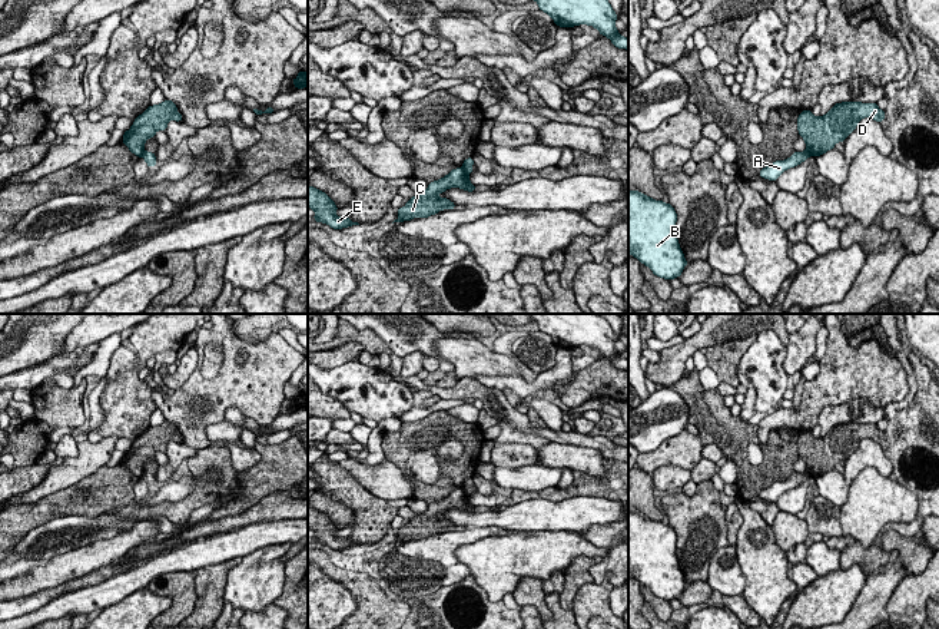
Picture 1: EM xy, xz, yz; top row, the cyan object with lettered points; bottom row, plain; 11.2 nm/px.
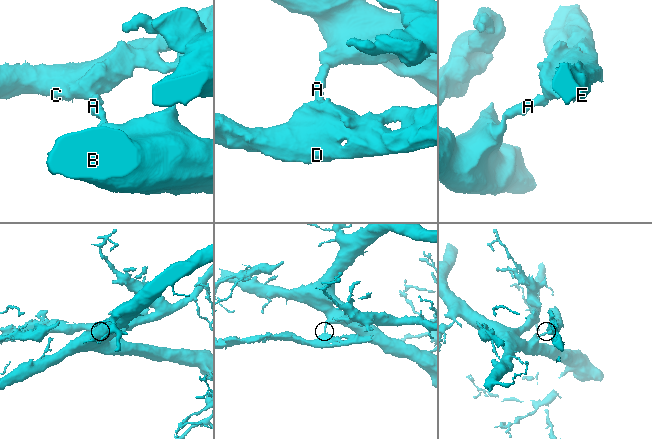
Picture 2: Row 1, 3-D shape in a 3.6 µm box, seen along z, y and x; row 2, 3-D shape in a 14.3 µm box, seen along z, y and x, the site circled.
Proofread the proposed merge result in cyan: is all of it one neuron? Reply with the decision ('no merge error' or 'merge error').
merge error

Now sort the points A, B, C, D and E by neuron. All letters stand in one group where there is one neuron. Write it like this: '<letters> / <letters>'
A B / C D E

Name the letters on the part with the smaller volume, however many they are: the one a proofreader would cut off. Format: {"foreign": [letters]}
{"foreign": ["C", "D", "E"]}

